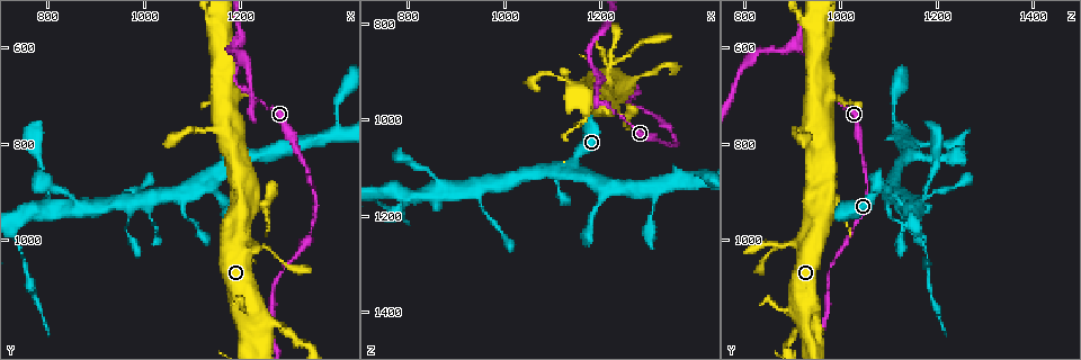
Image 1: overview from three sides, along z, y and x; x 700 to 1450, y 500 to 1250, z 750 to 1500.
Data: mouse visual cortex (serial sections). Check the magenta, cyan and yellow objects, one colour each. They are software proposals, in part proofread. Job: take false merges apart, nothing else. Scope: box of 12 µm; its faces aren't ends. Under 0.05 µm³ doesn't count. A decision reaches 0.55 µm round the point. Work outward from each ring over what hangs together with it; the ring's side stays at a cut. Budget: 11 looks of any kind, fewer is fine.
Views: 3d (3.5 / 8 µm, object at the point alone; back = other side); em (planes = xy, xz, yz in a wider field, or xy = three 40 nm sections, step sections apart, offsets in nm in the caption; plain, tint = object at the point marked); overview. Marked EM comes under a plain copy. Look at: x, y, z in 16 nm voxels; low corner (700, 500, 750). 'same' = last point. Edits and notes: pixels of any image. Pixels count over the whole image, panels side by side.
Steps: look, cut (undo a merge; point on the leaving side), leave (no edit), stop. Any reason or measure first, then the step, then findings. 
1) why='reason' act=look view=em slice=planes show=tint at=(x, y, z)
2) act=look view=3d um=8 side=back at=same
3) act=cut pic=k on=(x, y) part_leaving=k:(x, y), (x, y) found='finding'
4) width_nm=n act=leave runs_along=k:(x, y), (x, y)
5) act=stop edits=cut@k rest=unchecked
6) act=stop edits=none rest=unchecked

why='sudden change in width' act=look view=em slice=xy step=5 show=tint at=(1120, 975, 1150)

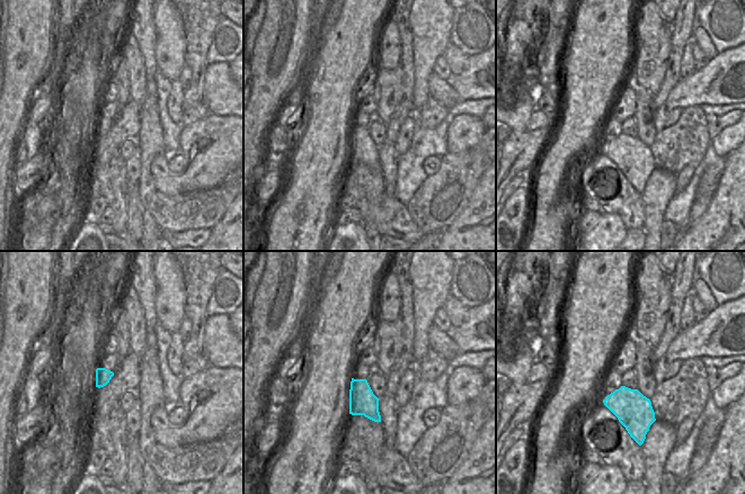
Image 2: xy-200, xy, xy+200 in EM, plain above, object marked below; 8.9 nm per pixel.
why='see where the arms go' act=look view=3d um=3.5 at=same

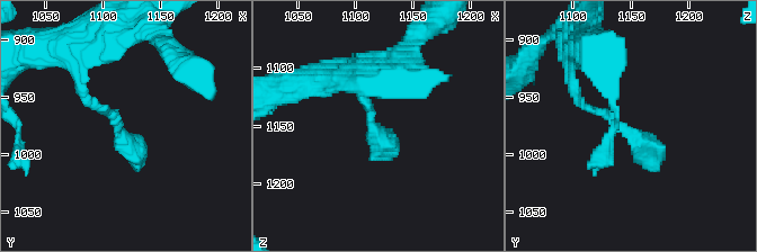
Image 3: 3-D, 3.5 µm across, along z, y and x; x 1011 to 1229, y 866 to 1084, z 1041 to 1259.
act=leave runs_along=3:(577, 95), (623, 123), (658, 171) found='continuous, no second cell'

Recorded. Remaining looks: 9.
why='thin neck' act=look view=3d um=8 at=(960, 905, 1190)

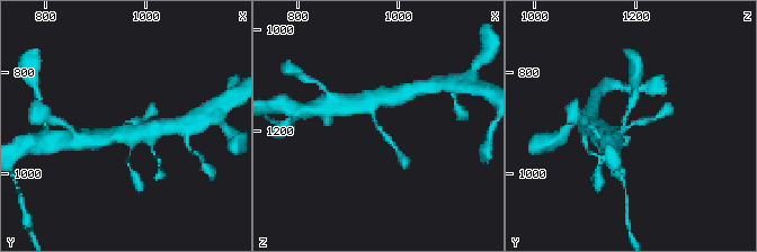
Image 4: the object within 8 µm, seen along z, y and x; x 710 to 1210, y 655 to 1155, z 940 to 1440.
act=look view=3d um=3.5 at=(955, 905, 1195)

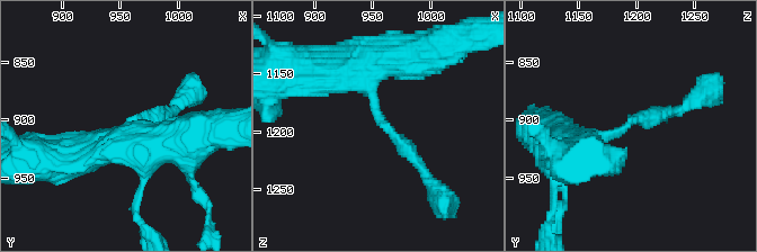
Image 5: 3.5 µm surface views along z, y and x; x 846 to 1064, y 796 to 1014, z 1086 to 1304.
arm_widths_nm=200,350 why='now the EM' act=look view=em slice=planes show=tint at=(956, 904, 1192)

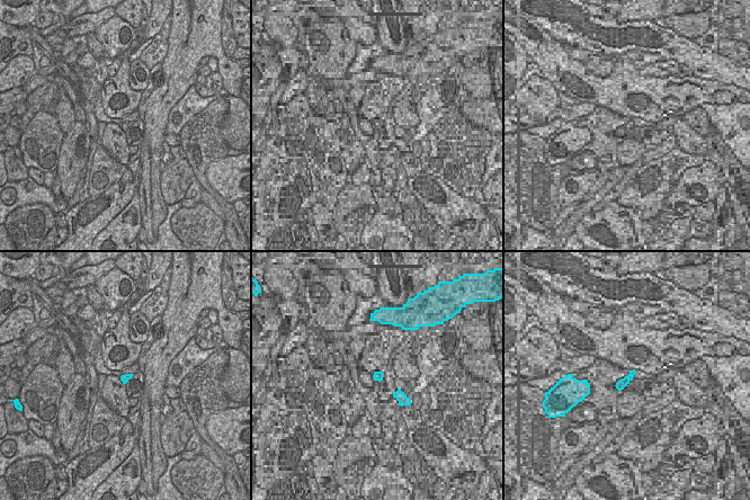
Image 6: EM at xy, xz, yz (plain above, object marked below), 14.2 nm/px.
act=leave runs_along=5:(373, 57), (376, 118), (425, 176) found='all the same cell'

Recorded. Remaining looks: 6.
why='calibre changes' act=look view=3d um=8 at=(750, 1045, 1180)

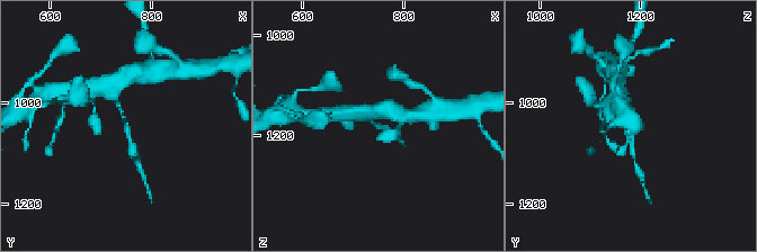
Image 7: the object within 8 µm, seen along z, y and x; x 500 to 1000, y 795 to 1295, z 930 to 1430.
arm_widths_nm=100,150 why='need the tissue' act=look view=em slice=xy step=3 show=tint at=(755, 1035, 1180)

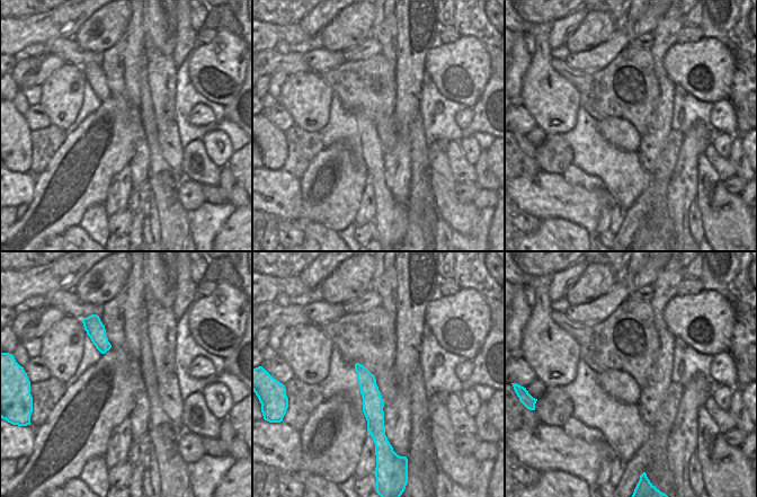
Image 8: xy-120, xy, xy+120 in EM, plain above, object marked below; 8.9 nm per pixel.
act=leave runs_along=7:(114, 95), (134, 154) found='one cell here'

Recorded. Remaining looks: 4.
why='arms part here' act=look view=3d um=8 side=back at=(1310, 810, 1155)

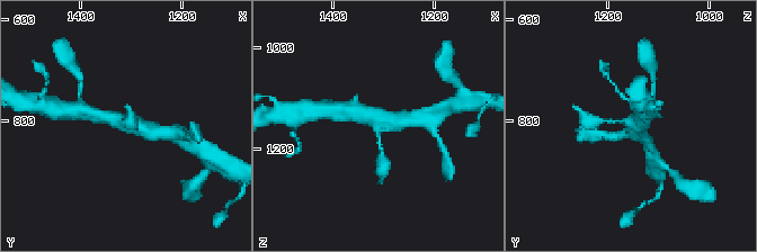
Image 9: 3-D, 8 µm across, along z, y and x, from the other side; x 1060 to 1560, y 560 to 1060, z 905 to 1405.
arms=3 arm_widths_nm=150,450,450 act=look view=em slice=xy step=3 show=tint at=(1310, 800, 1155)

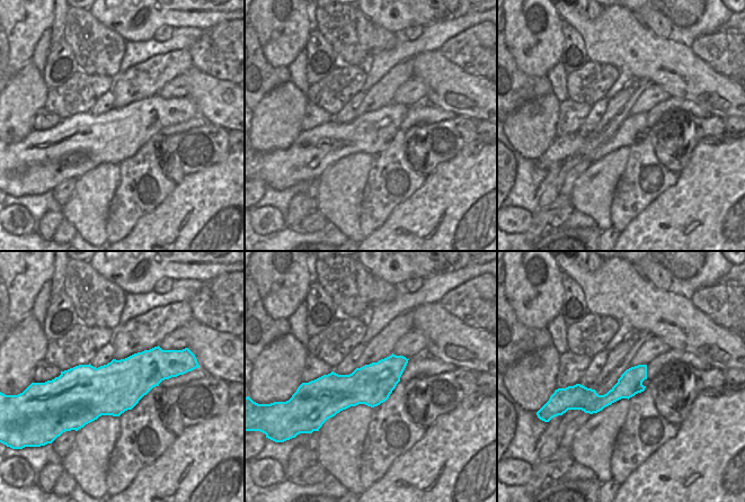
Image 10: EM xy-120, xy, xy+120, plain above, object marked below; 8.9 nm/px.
width_nm=360 act=leave runs_along=10:(644, 367), (604, 401), (571, 402) found='continuous, no second cell'

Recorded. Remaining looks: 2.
act=stop edits=none rest=unchecked

